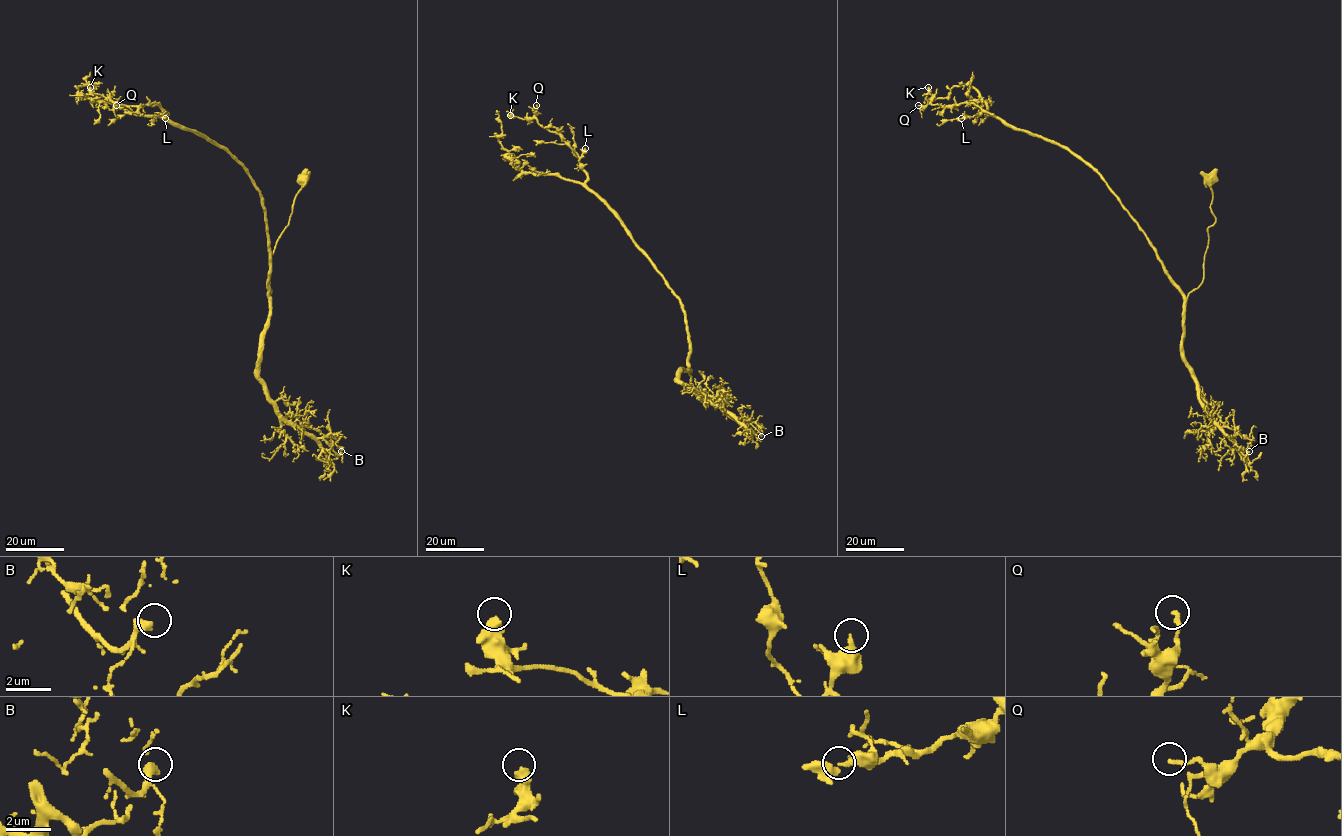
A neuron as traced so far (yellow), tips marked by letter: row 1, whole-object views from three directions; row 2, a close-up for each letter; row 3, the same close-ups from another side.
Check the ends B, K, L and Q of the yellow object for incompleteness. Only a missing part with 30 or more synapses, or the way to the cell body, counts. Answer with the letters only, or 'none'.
none

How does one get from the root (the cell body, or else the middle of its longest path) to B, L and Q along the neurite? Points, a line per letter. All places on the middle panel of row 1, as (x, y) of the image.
B: (723, 396), (709, 402), (696, 395), (689, 371), (680, 371), (684, 385), (743, 417), (761, 436)
L: (723, 396), (709, 402), (690, 390), (689, 334), (681, 302), (623, 223), (586, 185), (579, 162), (585, 148)
Q: (723, 396), (709, 402), (690, 390), (680, 301), (586, 185), (574, 150), (538, 123), (536, 105)

